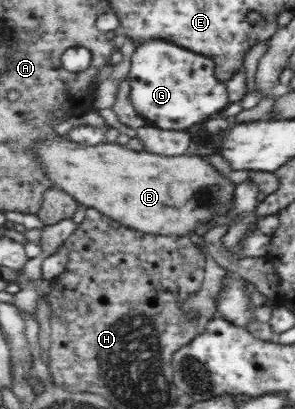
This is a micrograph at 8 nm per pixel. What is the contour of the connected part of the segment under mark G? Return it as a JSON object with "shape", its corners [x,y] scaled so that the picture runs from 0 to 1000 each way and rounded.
{"shape":[[[515,93],[468,108],[468,115],[454,122],[447,132],[447,144],[441,154],[434,200],[441,200],[441,244],[454,254],[454,269],[468,274],[488,291],[495,291],[505,303],[525,308],[529,313],[563,318],[563,320],[644,320],[647,311],[658,306],[695,303],[698,293],[722,281],[746,279],[759,274],[759,267],[783,252],[773,240],[773,222],[763,213],[759,200],[746,200],[729,183],[729,152],[698,139],[695,134],[675,132],[671,127],[644,125],[627,115],[610,115],[607,110],[586,108],[583,103],[566,103],[556,95]]]}

